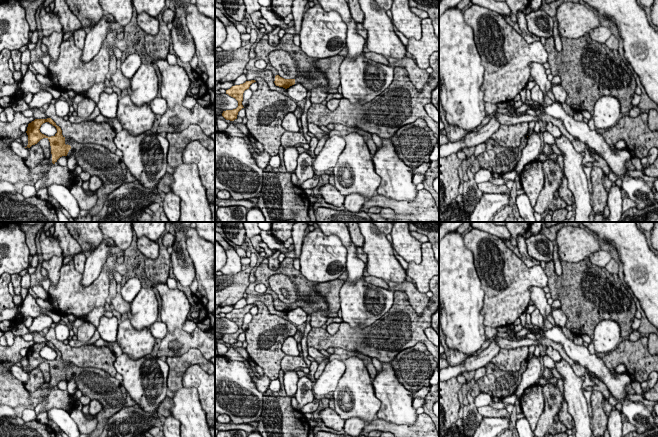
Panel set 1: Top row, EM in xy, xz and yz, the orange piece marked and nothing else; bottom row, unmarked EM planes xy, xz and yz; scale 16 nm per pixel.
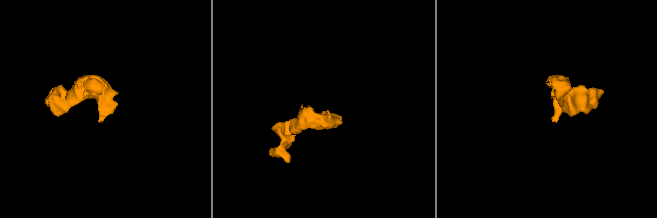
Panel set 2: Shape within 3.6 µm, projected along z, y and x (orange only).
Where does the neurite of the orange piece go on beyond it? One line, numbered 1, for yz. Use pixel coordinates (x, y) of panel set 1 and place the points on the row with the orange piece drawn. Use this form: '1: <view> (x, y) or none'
1: none

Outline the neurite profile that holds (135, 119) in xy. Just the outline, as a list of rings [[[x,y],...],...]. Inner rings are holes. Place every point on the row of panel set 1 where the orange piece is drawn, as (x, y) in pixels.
[[[130,95],[120,97],[117,108],[117,118],[123,129],[137,136],[150,130],[156,115],[163,115],[168,109],[167,102],[162,97],[154,98],[149,104],[135,105]]]

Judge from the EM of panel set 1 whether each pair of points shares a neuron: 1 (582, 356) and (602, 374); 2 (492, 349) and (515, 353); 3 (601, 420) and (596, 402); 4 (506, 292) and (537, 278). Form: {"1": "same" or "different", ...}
{"1": "same", "2": "different", "3": "same", "4": "same"}

